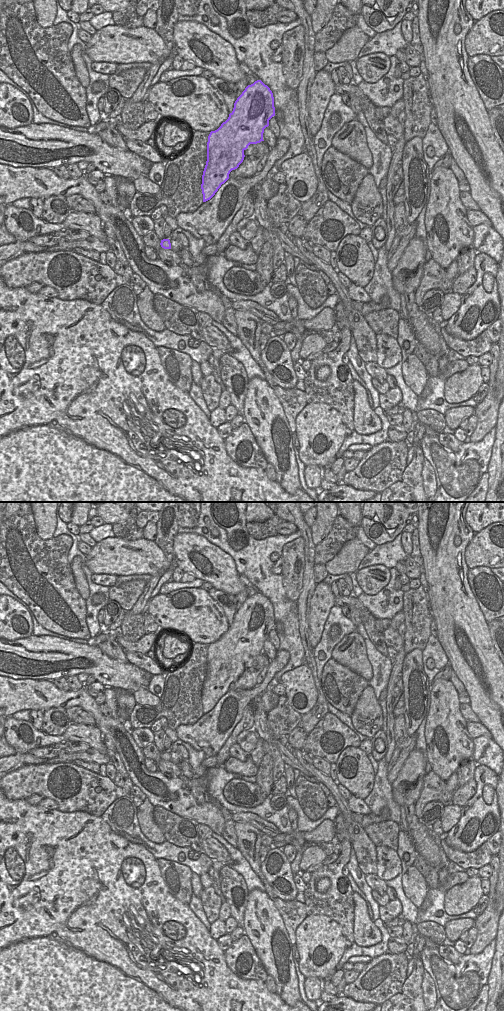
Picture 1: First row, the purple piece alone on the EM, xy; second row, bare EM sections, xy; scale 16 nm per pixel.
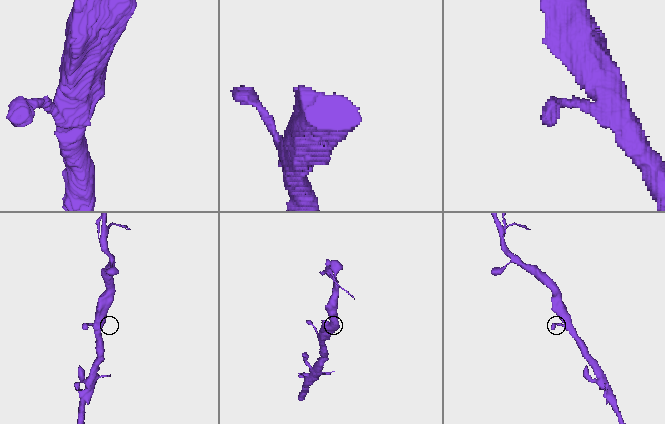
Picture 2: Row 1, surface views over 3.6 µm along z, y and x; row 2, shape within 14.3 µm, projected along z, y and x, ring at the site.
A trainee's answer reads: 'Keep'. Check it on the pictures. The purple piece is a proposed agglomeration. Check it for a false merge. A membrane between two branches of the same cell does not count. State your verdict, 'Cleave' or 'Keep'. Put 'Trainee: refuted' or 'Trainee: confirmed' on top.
Trainee: confirmed
Keep

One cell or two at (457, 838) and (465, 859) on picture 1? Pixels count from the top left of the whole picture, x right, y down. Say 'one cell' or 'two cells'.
two cells

